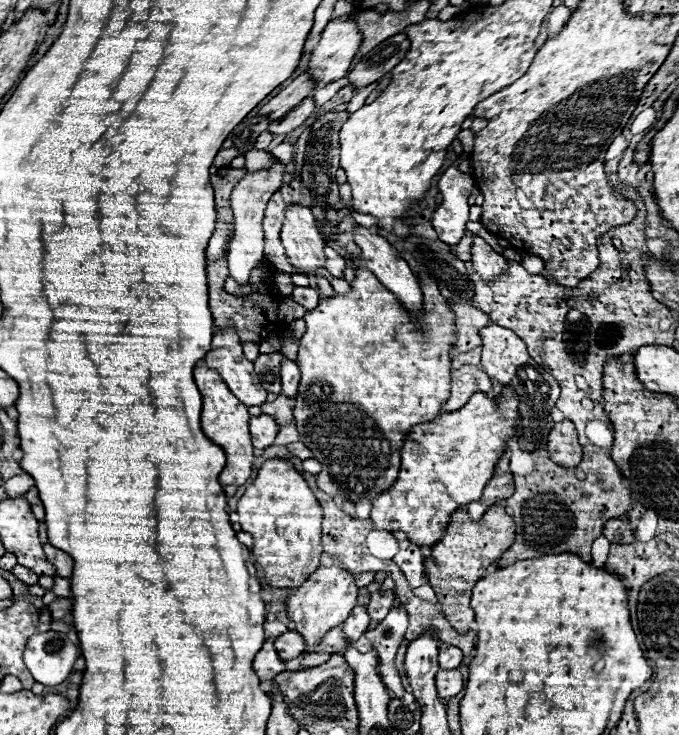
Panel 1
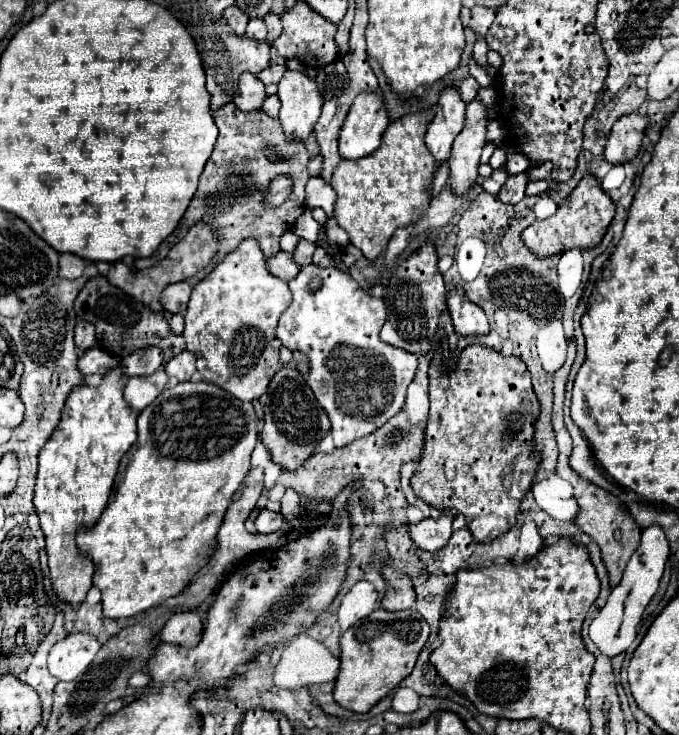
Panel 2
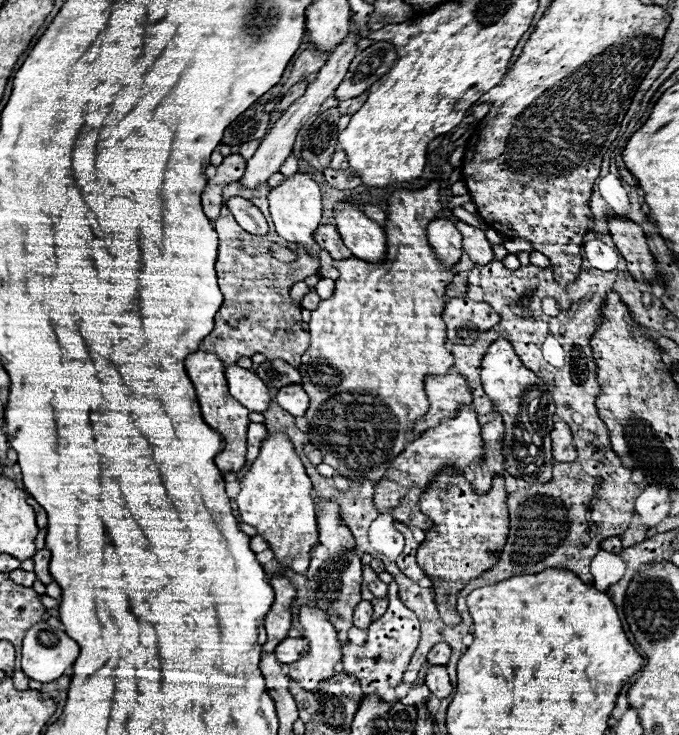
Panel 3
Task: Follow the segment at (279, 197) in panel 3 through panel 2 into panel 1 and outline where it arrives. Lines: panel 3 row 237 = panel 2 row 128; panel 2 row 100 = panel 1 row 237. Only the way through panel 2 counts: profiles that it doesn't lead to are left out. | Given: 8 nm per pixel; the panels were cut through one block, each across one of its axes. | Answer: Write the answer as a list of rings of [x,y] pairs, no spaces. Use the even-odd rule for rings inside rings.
[[[292,204],[282,222],[282,244],[290,262],[302,272],[312,274],[326,264],[324,238],[316,228],[312,210],[302,204]]]

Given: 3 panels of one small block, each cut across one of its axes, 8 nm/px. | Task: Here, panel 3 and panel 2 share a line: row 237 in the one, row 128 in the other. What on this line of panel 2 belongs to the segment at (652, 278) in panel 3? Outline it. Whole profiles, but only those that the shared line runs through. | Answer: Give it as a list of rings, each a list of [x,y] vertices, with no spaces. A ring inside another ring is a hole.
[[[640,114],[622,116],[608,134],[606,148],[604,148],[604,160],[610,164],[630,162],[640,150],[646,128],[648,128],[646,116],[640,116]]]

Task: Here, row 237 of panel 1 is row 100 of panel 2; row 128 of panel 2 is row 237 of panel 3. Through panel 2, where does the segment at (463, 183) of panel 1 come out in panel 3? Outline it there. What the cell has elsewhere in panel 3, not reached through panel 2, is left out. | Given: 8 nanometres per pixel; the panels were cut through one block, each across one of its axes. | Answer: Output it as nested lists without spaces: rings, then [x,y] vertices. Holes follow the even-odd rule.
[[[446,218],[432,220],[428,224],[428,242],[436,254],[436,258],[446,266],[452,268],[460,262],[462,256],[462,236],[456,230],[454,222]]]

